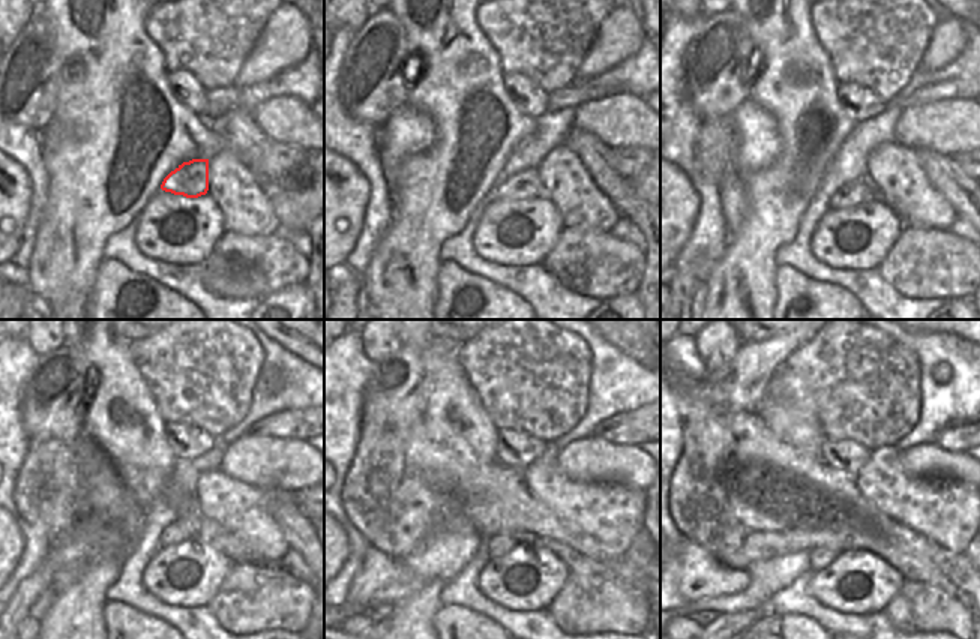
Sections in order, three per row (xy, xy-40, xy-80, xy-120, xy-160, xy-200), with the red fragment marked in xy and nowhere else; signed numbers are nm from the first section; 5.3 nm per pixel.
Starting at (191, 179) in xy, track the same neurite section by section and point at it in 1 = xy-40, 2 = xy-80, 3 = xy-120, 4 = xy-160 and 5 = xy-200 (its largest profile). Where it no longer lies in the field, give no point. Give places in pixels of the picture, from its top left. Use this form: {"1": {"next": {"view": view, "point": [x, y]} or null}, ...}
{"1": {"next": {"view": "xy-40", "point": [524, 185]}}, "2": {"next": {"view": "xy-80", "point": [860, 189]}}, "3": {"next": {"view": "xy-120", "point": [183, 527]}}, "4": {"next": {"view": "xy-160", "point": [499, 545]}}, "5": {"next": {"view": "xy-200", "point": [818, 558]}}}

